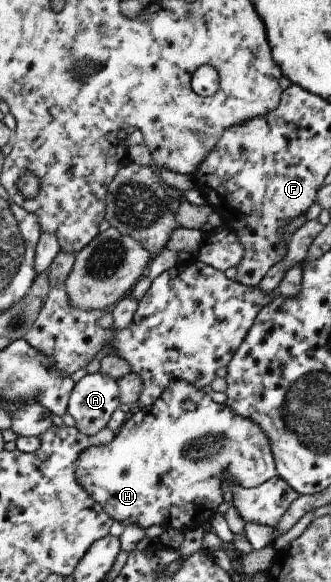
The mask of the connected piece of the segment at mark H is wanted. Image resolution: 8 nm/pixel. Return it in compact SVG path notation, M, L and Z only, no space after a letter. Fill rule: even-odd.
M175 380L168 385L159 400L155 401L151 408L141 408L120 426L120 431L113 441L101 444L99 447L89 446L85 449L83 457L76 461L76 473L79 474L80 485L90 493L111 514L112 518L122 522L127 527L129 524L137 524L140 528L147 529L153 525L161 528L173 528L180 531L192 530L195 527L209 526L213 517L217 517L217 509L221 509L221 503L225 501L223 483L227 479L236 482L242 487L259 487L278 475L276 458L272 450L272 442L265 430L252 419L237 415L226 403L219 404L211 399L210 393L205 393L196 385L185 380Z

